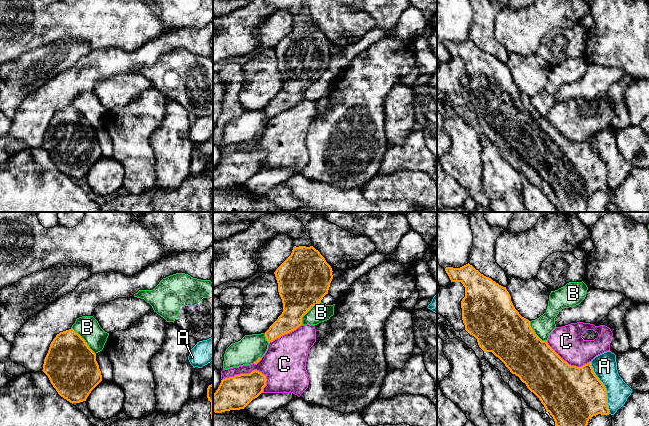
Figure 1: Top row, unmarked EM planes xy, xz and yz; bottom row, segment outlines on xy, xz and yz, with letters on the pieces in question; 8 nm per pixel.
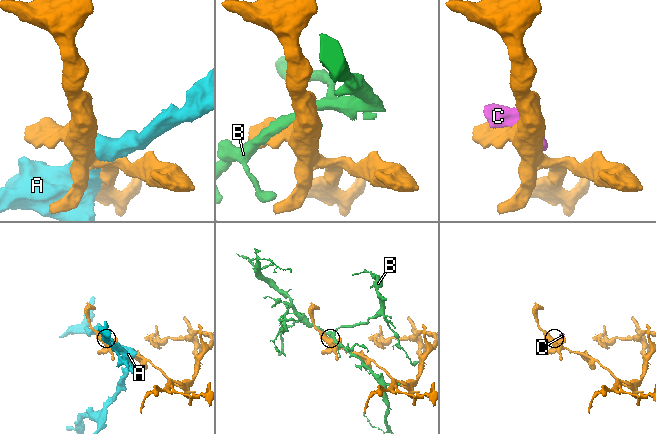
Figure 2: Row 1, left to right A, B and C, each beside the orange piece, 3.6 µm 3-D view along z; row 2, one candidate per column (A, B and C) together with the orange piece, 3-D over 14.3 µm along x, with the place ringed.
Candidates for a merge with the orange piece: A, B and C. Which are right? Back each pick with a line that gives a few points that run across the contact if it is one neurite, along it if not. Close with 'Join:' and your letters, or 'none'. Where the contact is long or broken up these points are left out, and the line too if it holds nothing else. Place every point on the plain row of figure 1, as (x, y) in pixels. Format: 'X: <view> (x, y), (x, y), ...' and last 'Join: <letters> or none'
Join: none

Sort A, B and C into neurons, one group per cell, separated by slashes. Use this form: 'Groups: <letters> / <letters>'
Groups: A / B / C

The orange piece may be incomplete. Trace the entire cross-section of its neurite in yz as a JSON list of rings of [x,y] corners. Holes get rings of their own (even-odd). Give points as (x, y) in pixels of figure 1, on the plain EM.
[[[469,39],[460,43],[446,43],[451,58],[461,58],[465,63],[465,73],[461,77],[462,96],[465,106],[477,115],[479,123],[484,128],[492,128],[498,133],[512,150],[515,150],[526,160],[553,193],[559,209],[564,212],[586,212],[587,201],[591,193],[598,190],[609,191],[606,164],[593,148],[591,138],[581,142],[571,142],[564,137],[547,119],[542,117],[530,102],[530,97],[522,93],[515,85],[509,68],[484,52]]]

